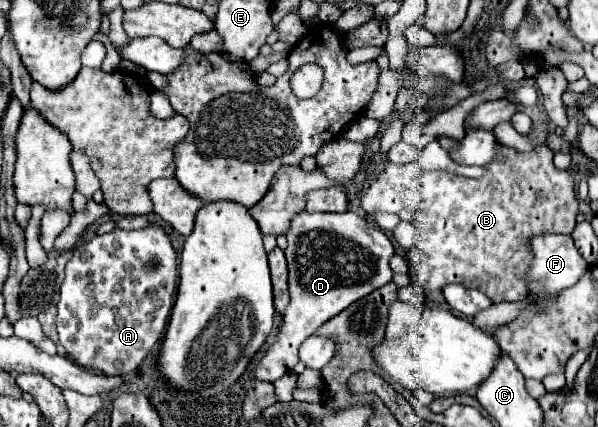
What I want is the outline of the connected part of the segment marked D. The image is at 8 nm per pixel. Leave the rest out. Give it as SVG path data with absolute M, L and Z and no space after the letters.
M299 211L291 219L287 231L287 265L289 265L289 295L291 301L281 315L281 325L275 343L261 357L255 379L277 381L291 371L299 361L299 345L313 335L323 323L339 315L357 299L373 293L391 281L393 271L389 257L395 253L393 243L379 229L369 225L353 211L345 213L309 213Z

